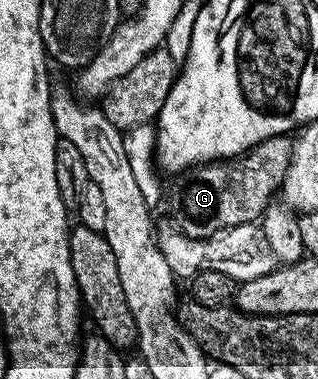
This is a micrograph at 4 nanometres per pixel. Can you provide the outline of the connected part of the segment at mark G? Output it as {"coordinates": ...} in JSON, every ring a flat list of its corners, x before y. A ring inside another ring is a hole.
{"coordinates":[[290,136,270,137,260,145,254,145,242,157,196,165,194,169,176,176,175,186,169,189,170,220,174,227,185,236,211,237,239,224,258,222,267,206,272,204,274,197,271,196,280,192,289,171,292,148]]}

